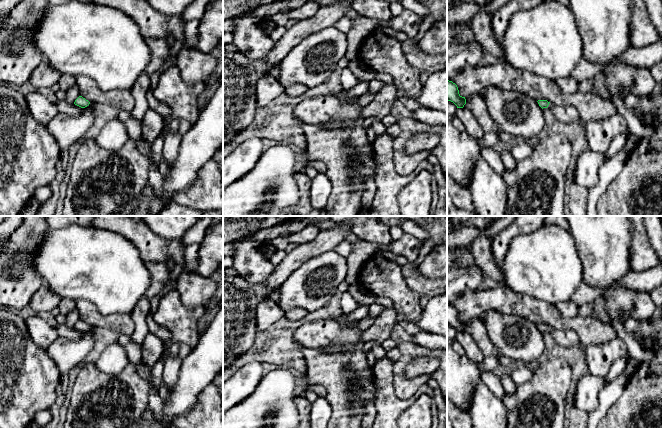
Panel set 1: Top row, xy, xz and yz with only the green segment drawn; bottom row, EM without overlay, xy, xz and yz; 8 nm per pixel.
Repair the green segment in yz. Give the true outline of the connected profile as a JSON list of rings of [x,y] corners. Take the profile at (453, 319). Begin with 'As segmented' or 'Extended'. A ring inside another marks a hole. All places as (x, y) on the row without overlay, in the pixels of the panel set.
As segmented. [[[447,304],[447,325],[453,326],[457,332],[463,332],[466,328],[466,323],[459,318],[457,309],[449,304]]]

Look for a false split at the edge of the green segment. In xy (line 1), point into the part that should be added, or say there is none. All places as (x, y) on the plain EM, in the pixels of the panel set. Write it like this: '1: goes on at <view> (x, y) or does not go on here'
1: does not go on here

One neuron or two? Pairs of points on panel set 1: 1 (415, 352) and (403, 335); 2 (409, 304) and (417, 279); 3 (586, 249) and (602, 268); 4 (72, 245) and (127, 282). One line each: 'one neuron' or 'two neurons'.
1: two neurons
2: two neurons
3: one neuron
4: one neuron

